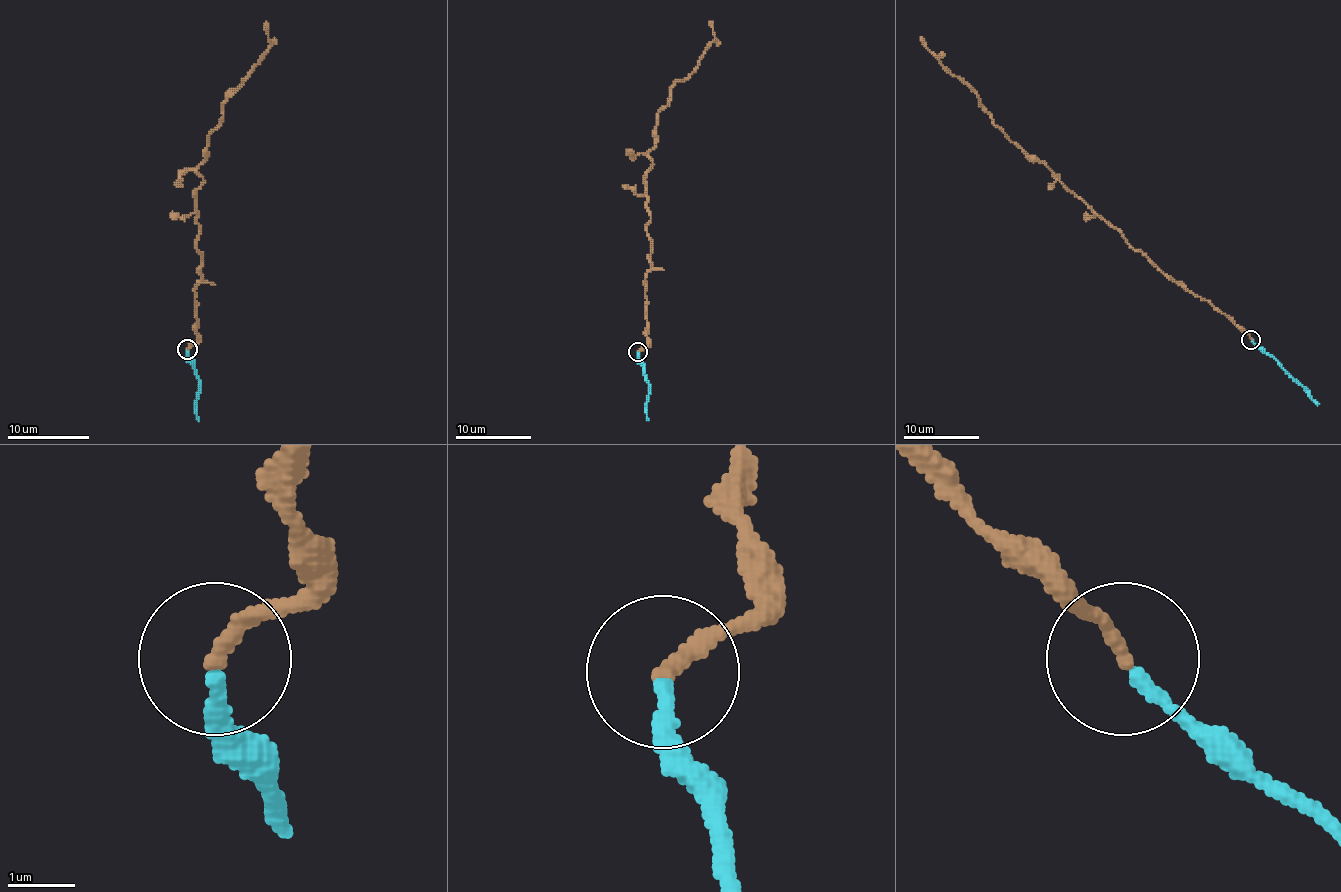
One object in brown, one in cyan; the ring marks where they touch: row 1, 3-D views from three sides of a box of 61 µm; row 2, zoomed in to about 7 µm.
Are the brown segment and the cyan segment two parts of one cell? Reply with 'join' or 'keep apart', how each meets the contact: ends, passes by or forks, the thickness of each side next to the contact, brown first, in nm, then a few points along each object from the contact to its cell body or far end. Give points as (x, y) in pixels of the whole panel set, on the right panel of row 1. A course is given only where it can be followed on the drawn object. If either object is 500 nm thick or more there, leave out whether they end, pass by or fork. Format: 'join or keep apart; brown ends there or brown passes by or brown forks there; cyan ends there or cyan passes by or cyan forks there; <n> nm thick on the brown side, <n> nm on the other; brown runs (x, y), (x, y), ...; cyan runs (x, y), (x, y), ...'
join; brown ends there; cyan ends there; 220 nm thick on the brown side, 200 nm on the other; brown runs (1251, 340), (1206, 300), (1167, 277), (1044, 165), (1033, 161), (1014, 144), (965, 84), (941, 63), (920, 37); cyan runs (1251, 340), (1283, 368), (1317, 405)

